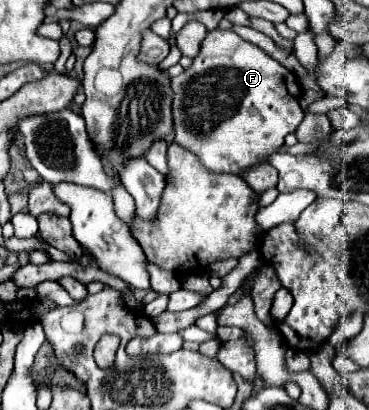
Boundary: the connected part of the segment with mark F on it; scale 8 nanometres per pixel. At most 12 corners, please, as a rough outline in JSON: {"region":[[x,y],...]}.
{"region":[[211,30],[171,78],[173,142],[241,174],[303,120],[297,76]]}

